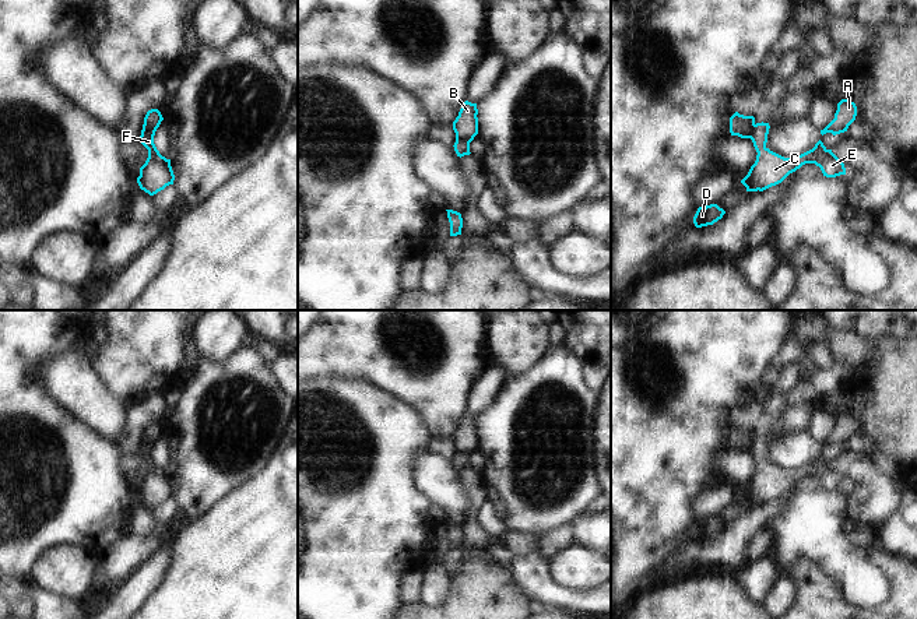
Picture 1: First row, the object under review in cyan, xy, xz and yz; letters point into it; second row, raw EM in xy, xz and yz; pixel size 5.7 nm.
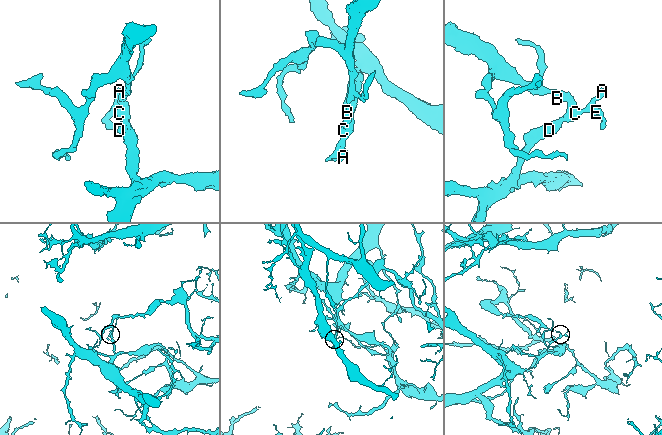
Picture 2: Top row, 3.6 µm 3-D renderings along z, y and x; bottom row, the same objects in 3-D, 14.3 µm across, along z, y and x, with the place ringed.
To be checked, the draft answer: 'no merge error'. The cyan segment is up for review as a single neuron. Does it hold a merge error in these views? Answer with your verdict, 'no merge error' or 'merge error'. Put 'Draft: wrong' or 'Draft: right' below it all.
merge error
Draft: wrong

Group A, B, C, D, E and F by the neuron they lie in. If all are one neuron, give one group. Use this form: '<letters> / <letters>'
A C D E F / B

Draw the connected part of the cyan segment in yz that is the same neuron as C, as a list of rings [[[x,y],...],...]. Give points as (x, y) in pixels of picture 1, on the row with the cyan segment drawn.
[[[756,123],[749,137],[758,155],[748,175],[741,180],[746,191],[763,191],[776,186],[805,163],[815,163],[826,177],[846,175],[844,163],[821,140],[812,150],[794,158],[784,158],[770,151],[766,147],[769,129],[769,123]]]

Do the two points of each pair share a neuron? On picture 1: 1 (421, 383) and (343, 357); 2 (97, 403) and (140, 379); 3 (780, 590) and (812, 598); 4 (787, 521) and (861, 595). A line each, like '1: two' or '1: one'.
1: one
2: two
3: two
4: one

